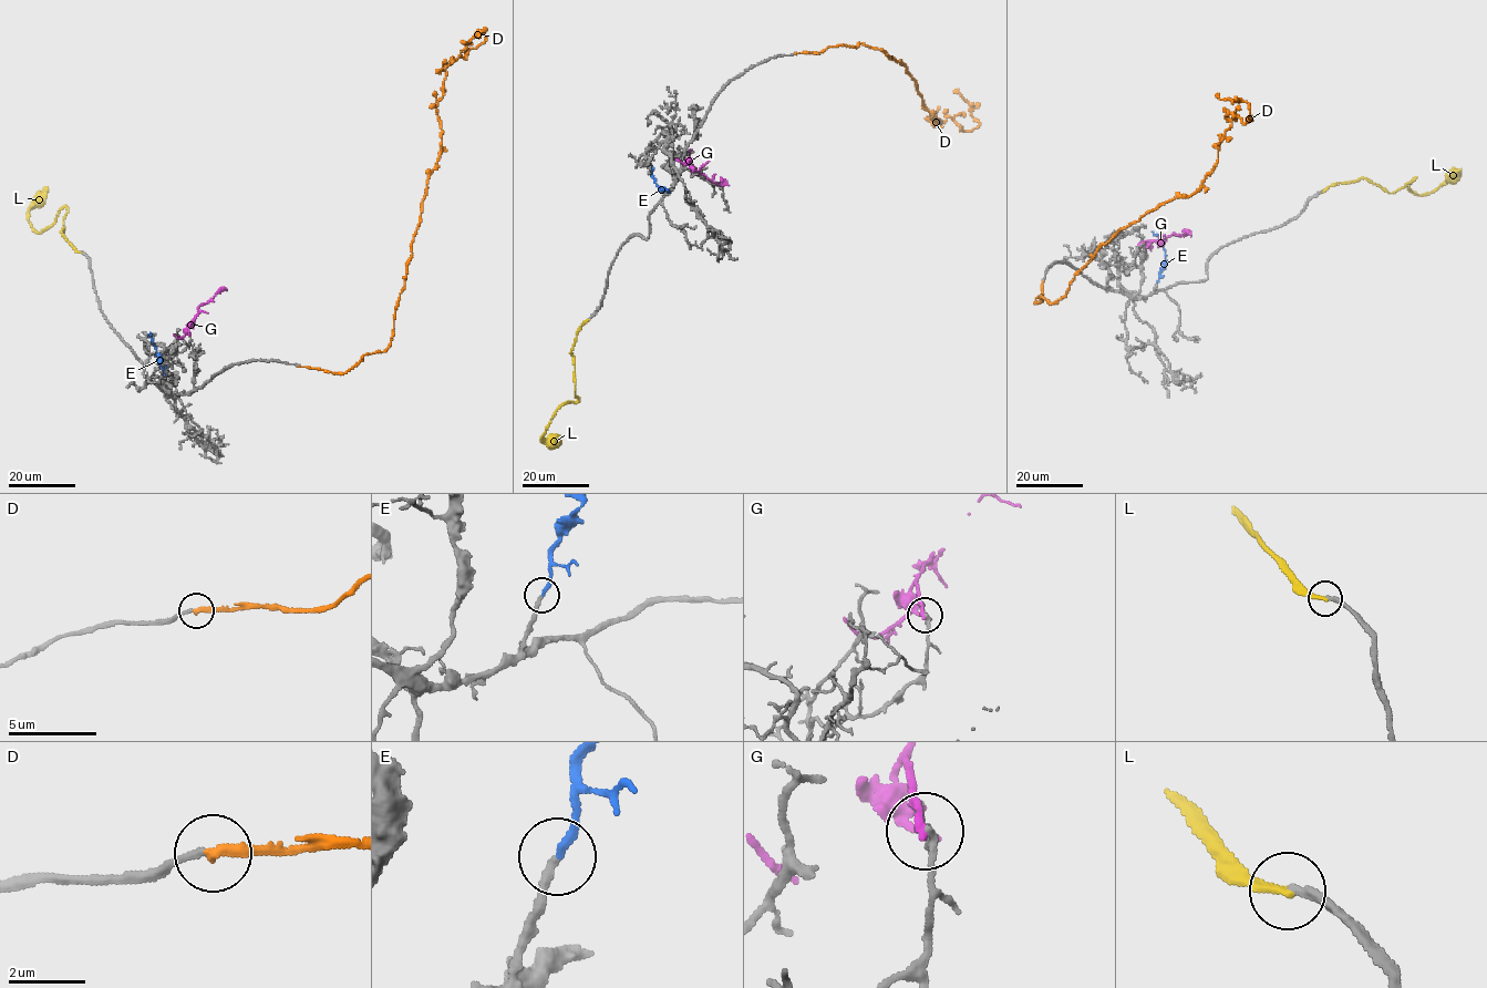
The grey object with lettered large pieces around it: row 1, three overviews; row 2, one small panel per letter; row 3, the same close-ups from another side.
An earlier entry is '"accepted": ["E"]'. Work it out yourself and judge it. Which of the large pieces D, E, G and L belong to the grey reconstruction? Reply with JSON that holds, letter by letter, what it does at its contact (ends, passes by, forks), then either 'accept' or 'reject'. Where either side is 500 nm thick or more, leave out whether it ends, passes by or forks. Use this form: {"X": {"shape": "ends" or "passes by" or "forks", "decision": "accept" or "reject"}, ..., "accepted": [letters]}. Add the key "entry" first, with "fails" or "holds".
{"entry": "holds", "D": {"shape": "ends", "decision": "reject"}, "E": {"shape": "ends", "decision": "accept"}, "G": {"shape": "ends", "decision": "reject"}, "L": {"shape": "ends", "decision": "reject"}, "accepted": ["E"]}

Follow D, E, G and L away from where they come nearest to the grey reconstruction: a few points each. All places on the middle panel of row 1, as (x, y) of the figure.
D: (795, 53), (860, 43), (879, 49), (907, 68), (932, 125), (950, 117), (970, 131), (979, 122), (952, 90)
E: (668, 189), (654, 182), (652, 165)
G: (690, 151), (689, 162), (693, 168), (710, 179), (729, 185)
L: (588, 320), (577, 332), (570, 353), (574, 395), (579, 400), (560, 404), (541, 440), (560, 443)

